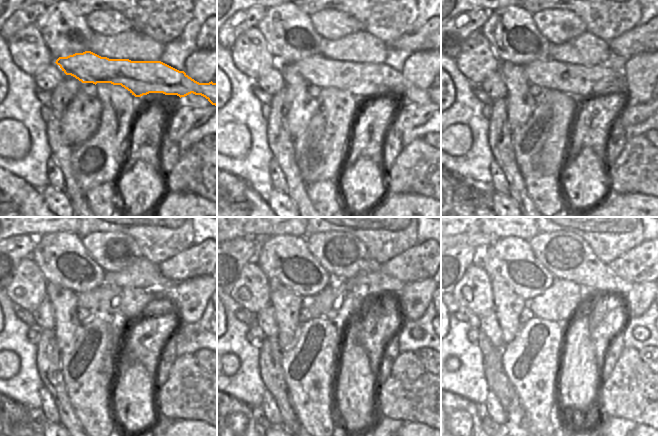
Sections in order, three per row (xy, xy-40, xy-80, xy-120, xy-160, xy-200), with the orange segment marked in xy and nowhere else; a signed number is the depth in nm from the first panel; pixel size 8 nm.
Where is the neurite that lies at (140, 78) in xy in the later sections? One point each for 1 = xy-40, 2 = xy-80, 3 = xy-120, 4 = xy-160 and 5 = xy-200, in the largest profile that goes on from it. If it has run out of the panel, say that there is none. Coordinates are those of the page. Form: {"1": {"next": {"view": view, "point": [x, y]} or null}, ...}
{"1": {"next": {"view": "xy-40", "point": [365, 80]}}, "2": {"next": {"view": "xy-80", "point": [585, 82]}}, "3": {"next": {"view": "xy-120", "point": [109, 300]}}, "4": {"next": {"view": "xy-160", "point": [355, 304]}}, "5": {"next": {"view": "xy-200", "point": [583, 302]}}}

